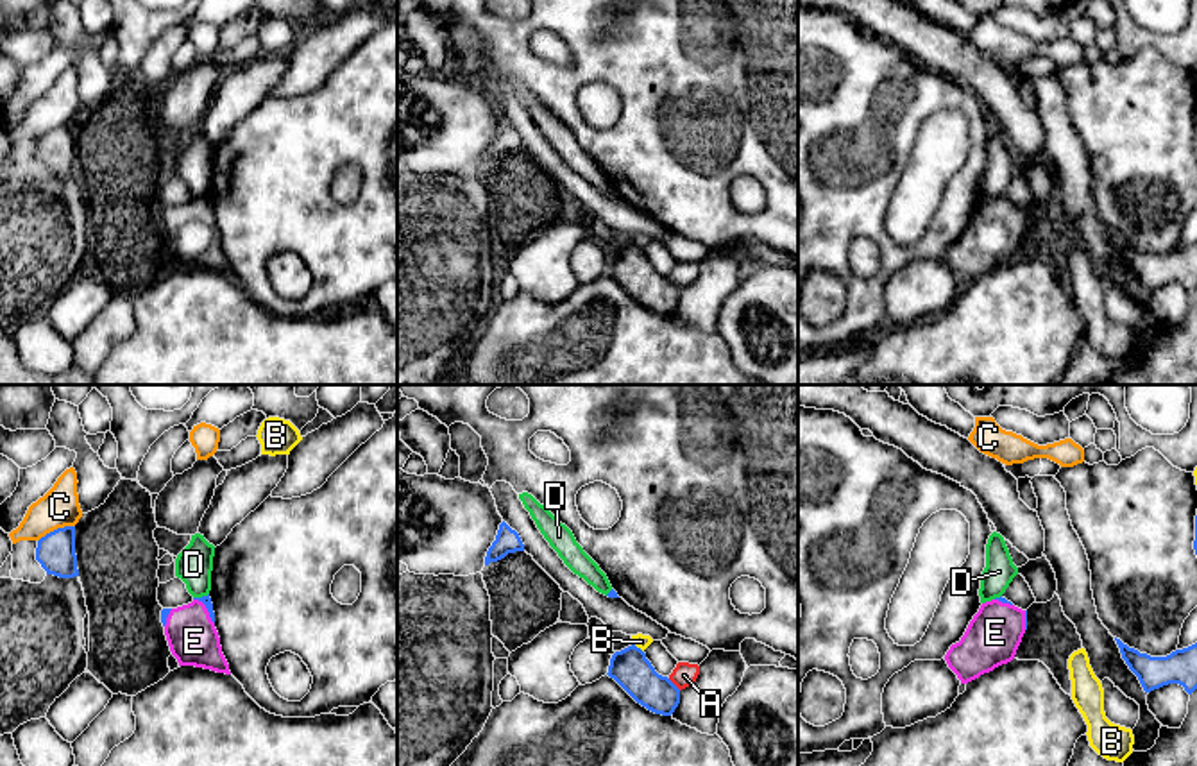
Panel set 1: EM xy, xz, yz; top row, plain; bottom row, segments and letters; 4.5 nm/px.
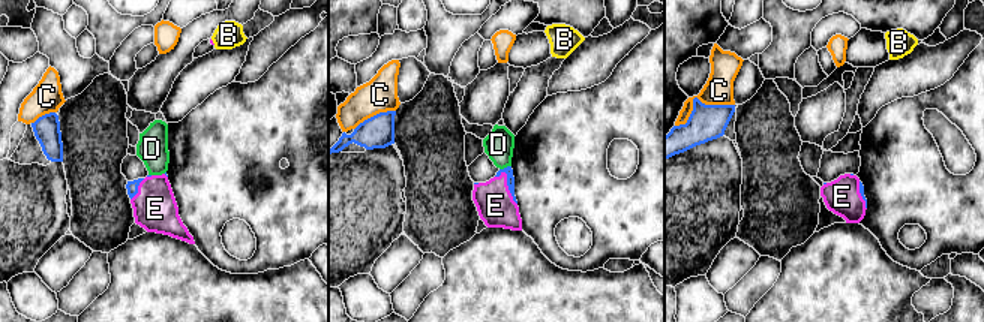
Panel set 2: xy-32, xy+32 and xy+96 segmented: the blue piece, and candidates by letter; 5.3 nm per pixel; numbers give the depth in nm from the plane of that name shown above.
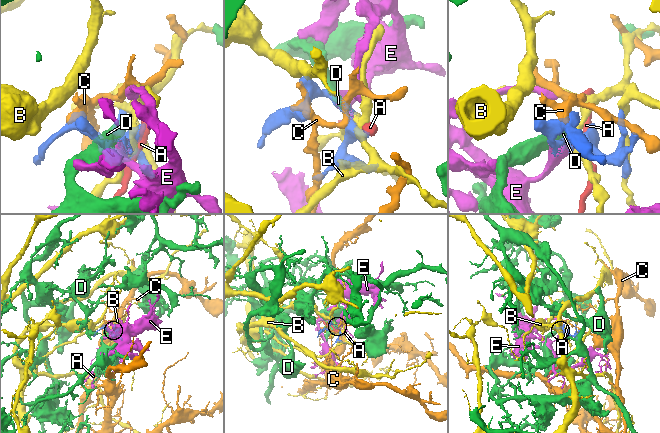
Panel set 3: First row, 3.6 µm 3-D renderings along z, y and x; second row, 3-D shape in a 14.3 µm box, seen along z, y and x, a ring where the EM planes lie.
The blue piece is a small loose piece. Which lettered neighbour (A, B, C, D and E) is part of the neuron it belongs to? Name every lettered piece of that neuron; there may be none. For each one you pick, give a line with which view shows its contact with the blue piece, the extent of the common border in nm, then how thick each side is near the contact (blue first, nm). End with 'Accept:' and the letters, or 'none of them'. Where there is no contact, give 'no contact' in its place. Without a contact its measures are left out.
E: meets blue in xy; contact 150 nm long; 50 nm thick on the blue side, 220 nm on the other
Accept: E

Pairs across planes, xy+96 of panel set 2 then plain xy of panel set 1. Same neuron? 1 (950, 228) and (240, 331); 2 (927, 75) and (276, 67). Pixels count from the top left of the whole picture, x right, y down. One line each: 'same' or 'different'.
1: different
2: different

